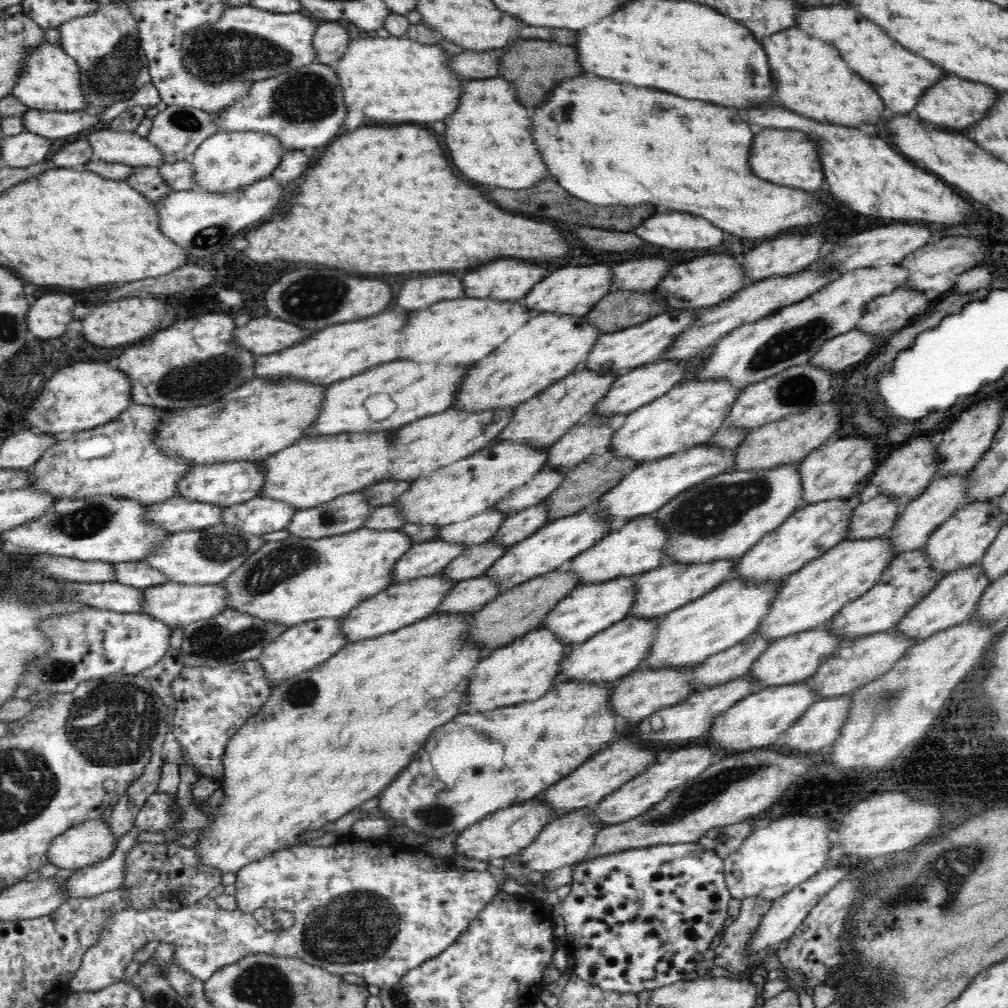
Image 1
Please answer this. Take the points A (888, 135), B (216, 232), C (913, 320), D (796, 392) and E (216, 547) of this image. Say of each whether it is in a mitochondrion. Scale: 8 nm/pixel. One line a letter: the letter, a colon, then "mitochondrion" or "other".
A: other
B: mitochondrion
C: other
D: mitochondrion
E: mitochondrion

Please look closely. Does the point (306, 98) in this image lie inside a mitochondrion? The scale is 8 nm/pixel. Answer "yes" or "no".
yes

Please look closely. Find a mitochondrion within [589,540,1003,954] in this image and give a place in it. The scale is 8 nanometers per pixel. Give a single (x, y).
(950, 871)

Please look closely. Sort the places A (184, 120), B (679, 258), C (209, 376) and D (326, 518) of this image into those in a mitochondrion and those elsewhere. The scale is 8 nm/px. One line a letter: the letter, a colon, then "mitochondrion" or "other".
A: mitochondrion
B: other
C: mitochondrion
D: mitochondrion

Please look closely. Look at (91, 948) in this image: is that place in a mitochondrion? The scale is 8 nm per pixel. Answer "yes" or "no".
no

